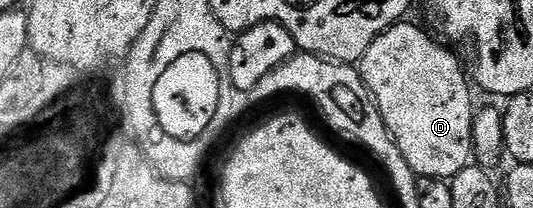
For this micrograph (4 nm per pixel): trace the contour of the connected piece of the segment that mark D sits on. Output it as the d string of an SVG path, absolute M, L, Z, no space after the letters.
M401 21L394 24L390 30L383 31L372 42L370 49L366 49L358 64L358 70L382 113L382 121L386 121L386 129L394 137L398 149L402 149L402 157L406 157L406 165L410 165L410 169L417 177L424 178L425 175L425 180L450 181L474 159L472 153L473 88L470 86L469 76L468 79L464 76L464 67L456 60L455 53L447 51L443 47L445 44L439 38L431 39L422 28L408 22Z

